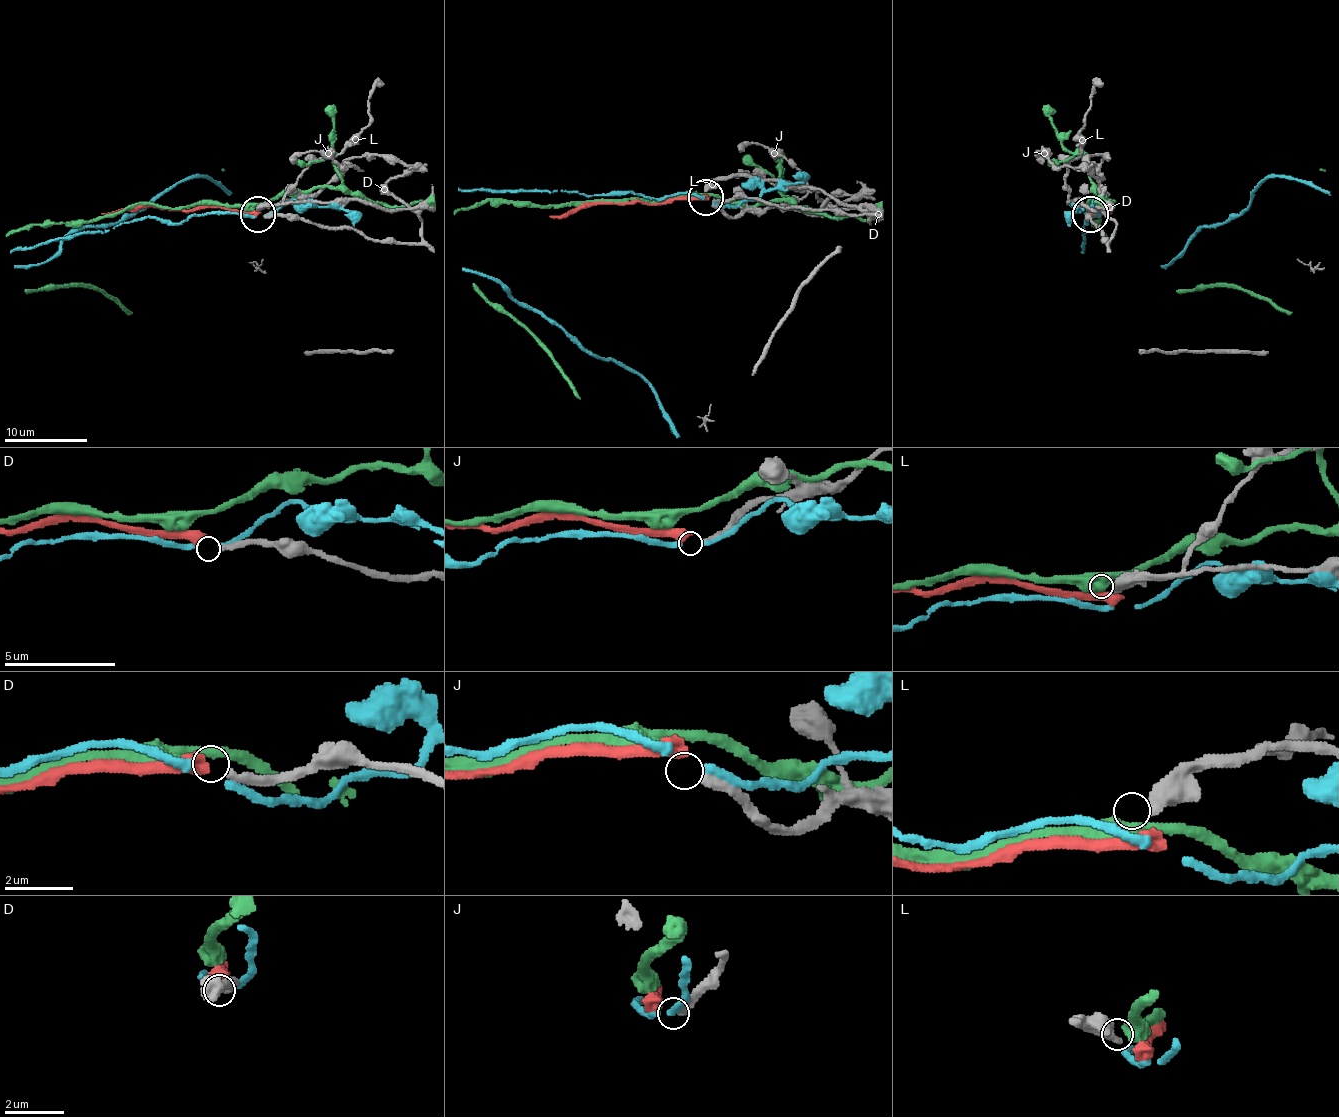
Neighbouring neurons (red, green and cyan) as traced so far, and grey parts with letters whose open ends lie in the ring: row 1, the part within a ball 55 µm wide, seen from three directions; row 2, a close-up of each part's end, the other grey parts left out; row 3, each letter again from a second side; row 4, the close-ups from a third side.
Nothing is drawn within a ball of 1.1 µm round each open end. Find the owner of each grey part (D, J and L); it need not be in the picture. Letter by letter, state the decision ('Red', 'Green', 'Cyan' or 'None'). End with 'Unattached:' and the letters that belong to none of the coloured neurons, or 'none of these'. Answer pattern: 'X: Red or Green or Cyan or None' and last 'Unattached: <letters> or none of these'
D: Red
J: None
L: None
Unattached: J, L

